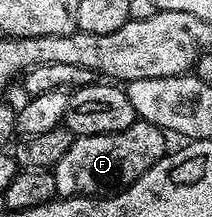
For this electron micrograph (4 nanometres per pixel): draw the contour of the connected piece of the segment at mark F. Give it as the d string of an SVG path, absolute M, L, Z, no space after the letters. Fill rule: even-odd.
M144 121L115 133L76 136L63 161L52 168L58 196L104 197L125 190L164 157L167 153L165 138L165 131Z

